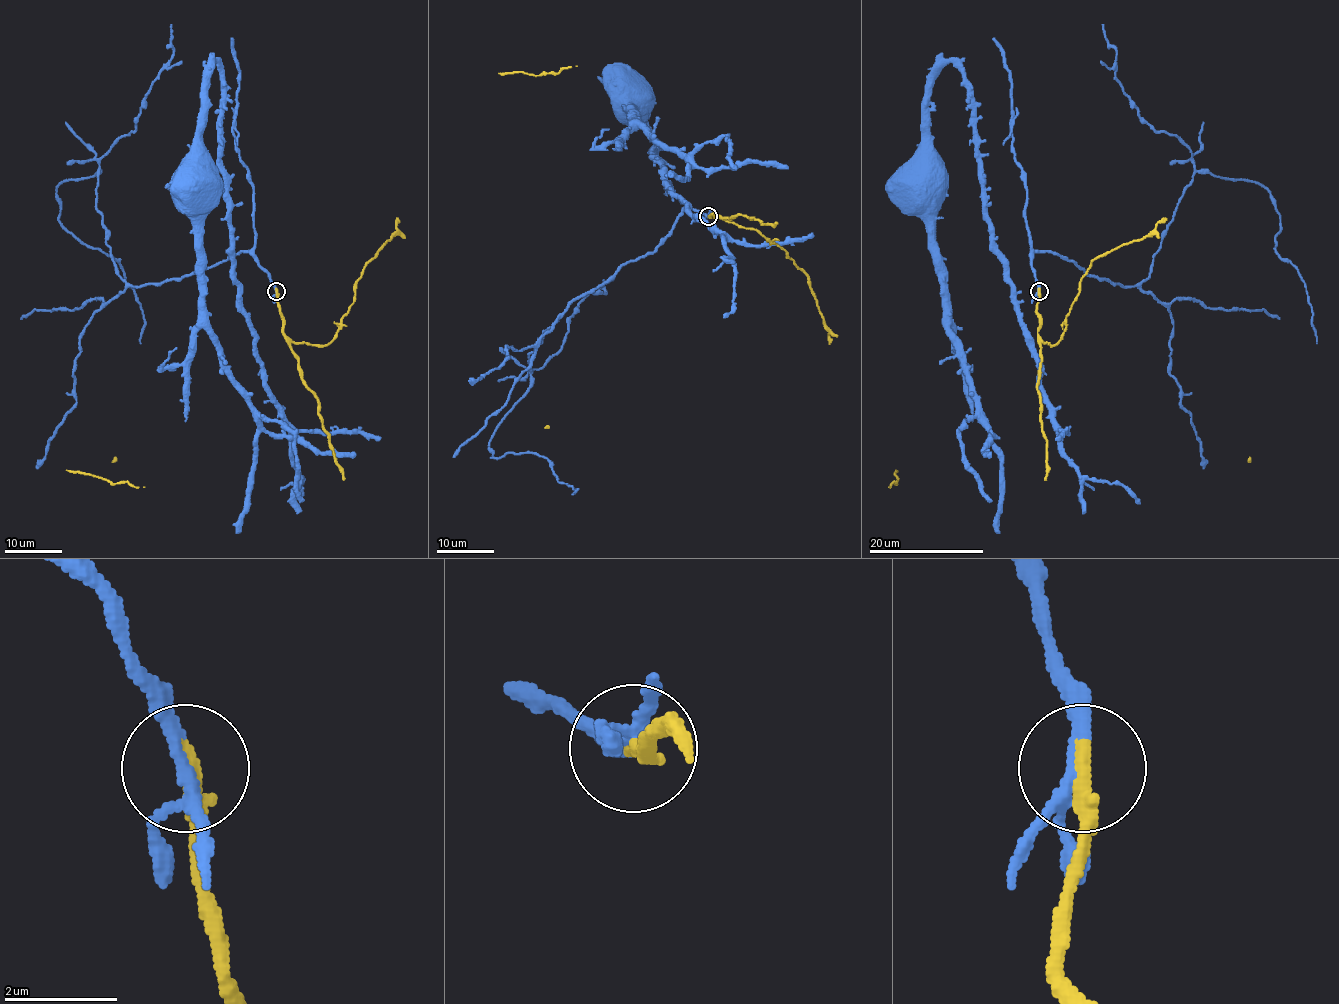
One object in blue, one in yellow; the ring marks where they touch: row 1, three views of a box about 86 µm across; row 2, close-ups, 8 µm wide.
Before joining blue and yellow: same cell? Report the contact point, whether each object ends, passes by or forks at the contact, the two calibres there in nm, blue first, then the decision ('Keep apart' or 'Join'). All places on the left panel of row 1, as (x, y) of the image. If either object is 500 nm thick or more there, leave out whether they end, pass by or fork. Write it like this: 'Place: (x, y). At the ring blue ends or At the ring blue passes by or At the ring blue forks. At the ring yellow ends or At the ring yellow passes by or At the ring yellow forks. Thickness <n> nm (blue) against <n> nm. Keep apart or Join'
Place: (276, 291). At the ring blue forks. At the ring yellow ends. Thickness 190 nm (blue) against 360 nm. Join

